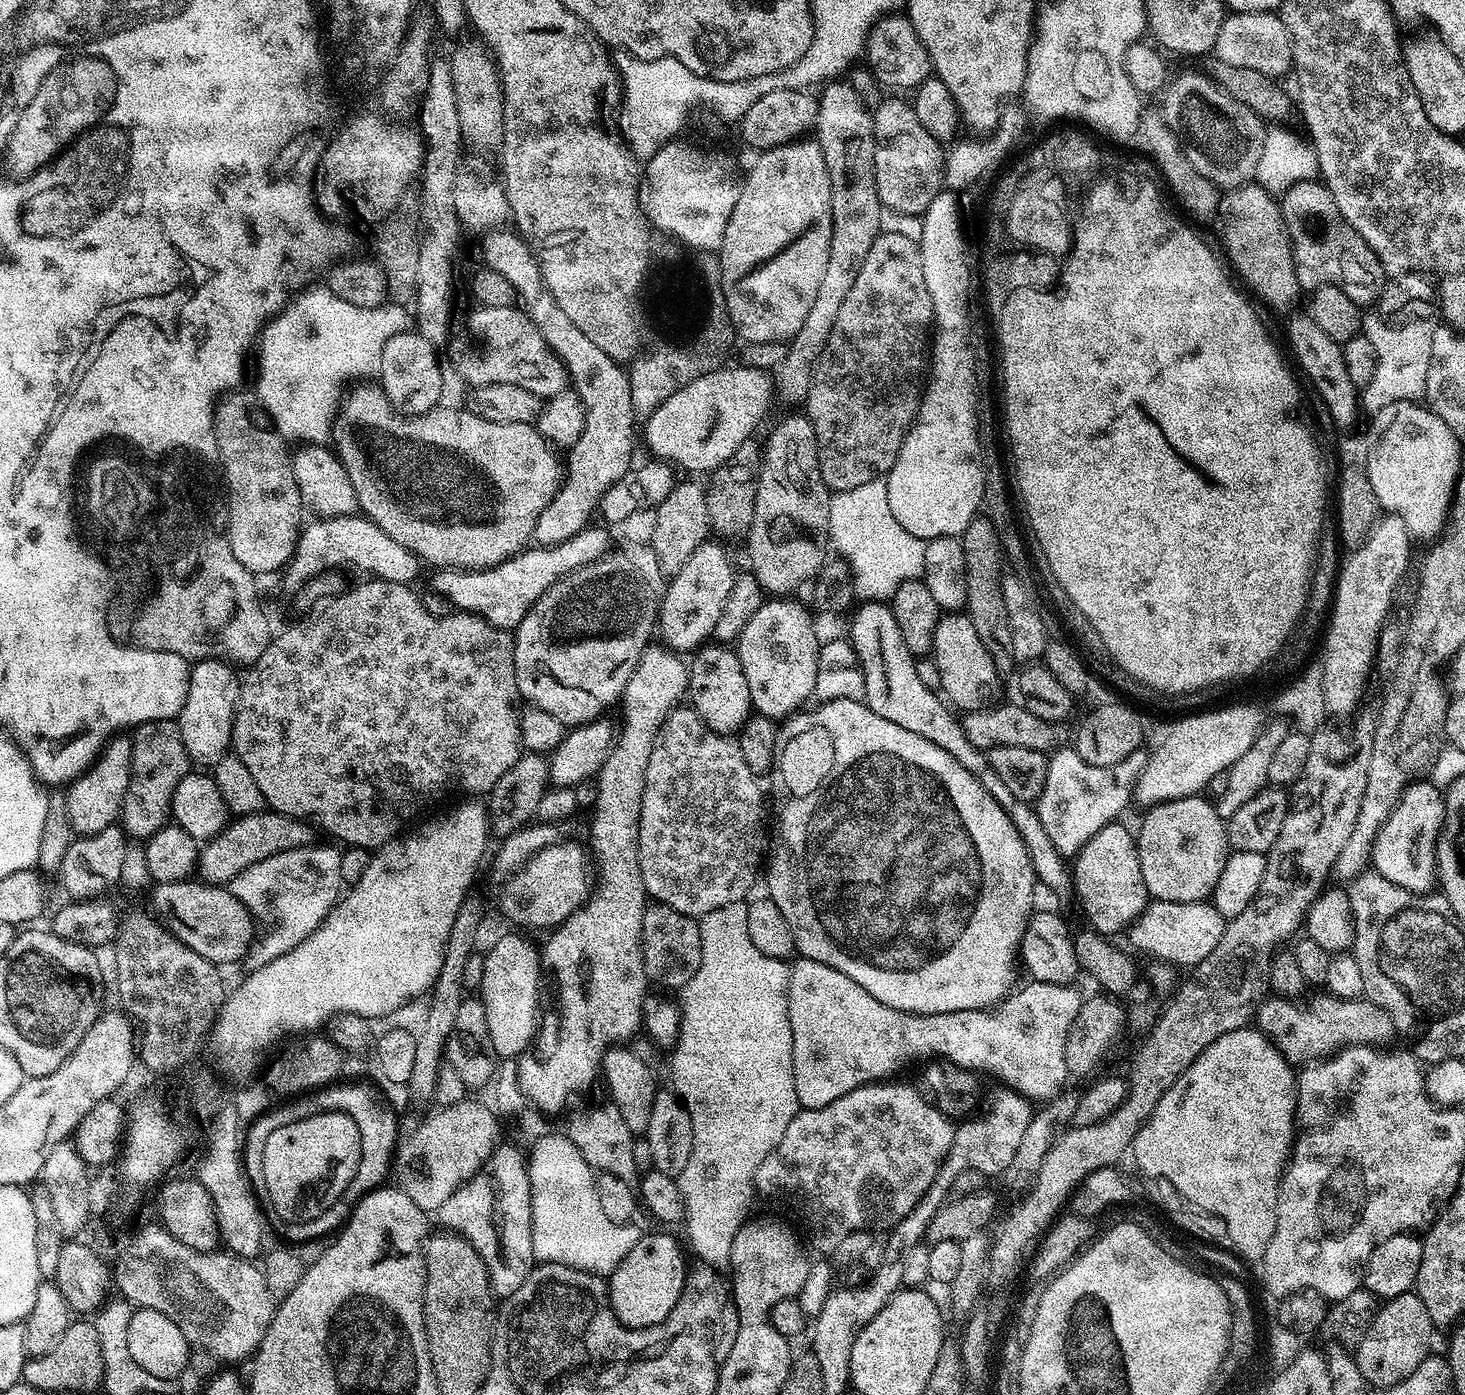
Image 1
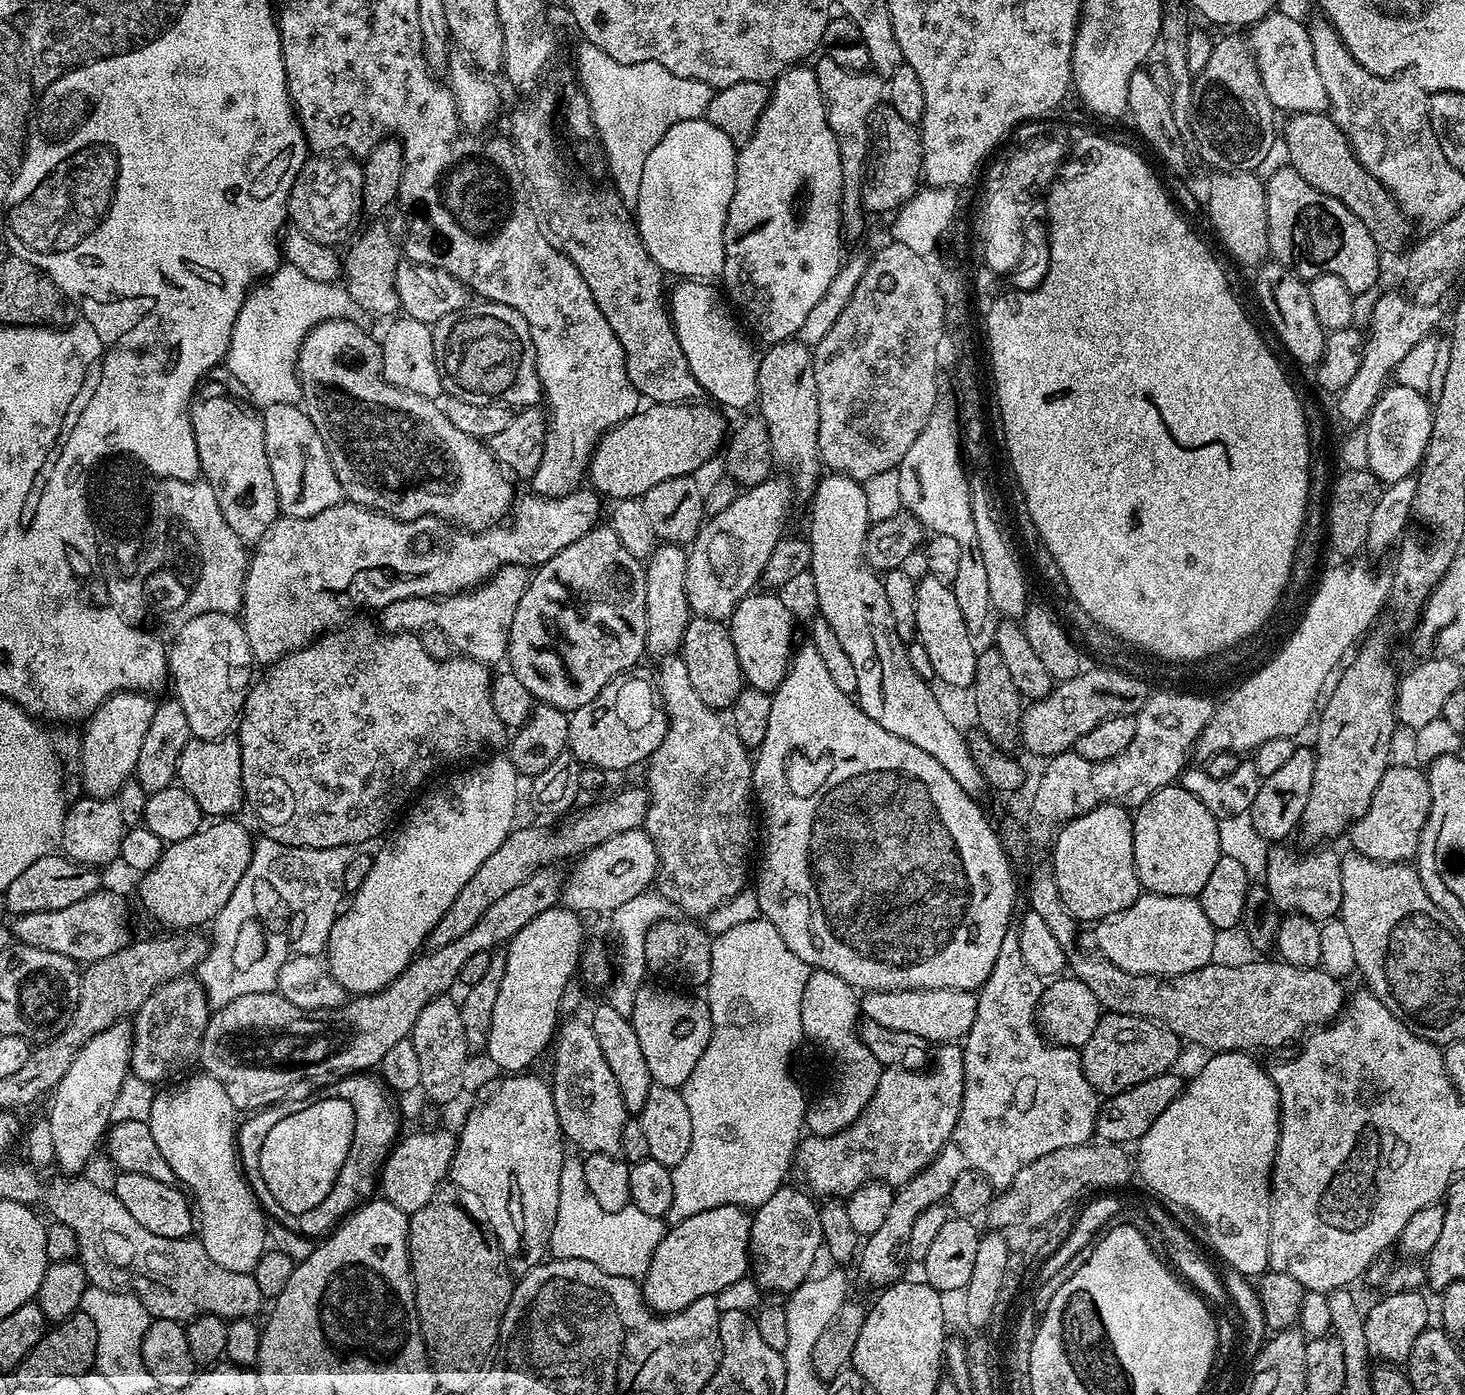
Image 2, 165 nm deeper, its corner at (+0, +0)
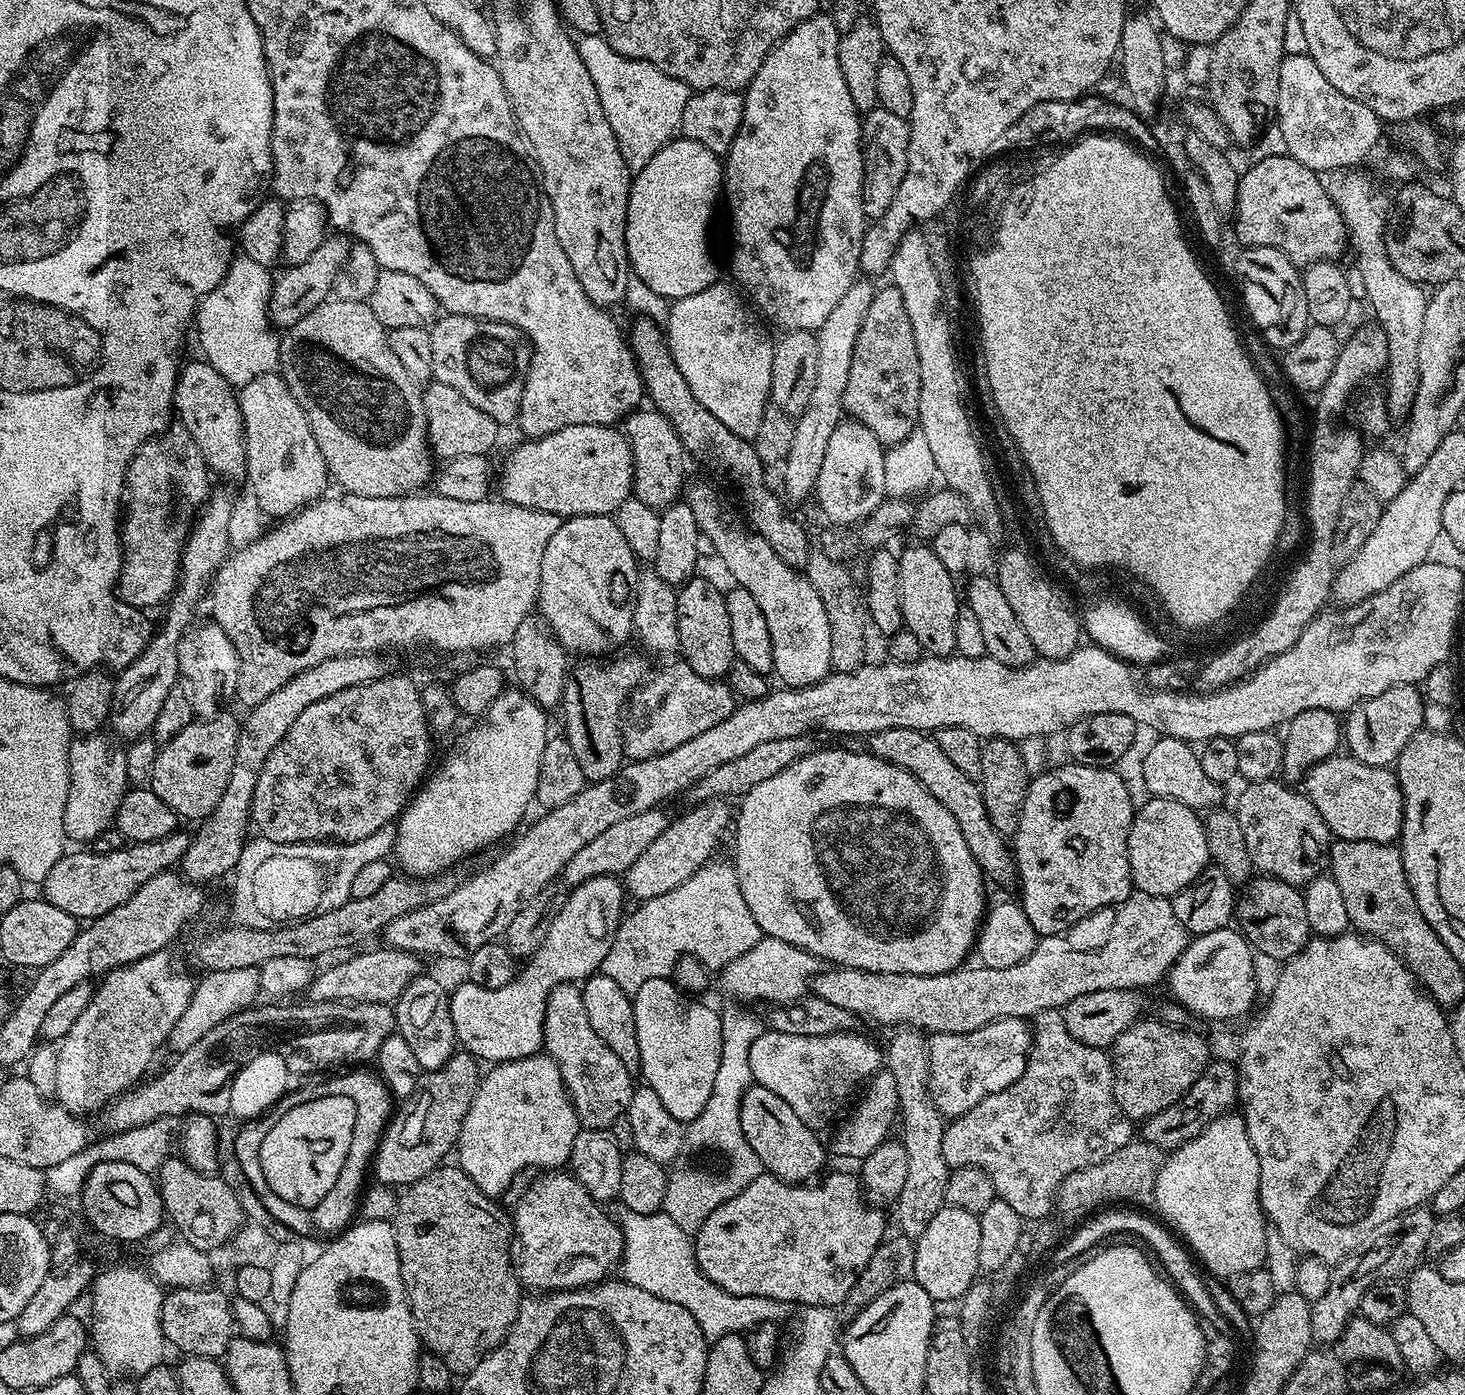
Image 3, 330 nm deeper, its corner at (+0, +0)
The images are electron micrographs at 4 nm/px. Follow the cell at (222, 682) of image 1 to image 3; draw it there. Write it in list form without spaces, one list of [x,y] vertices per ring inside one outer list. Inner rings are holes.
[[[215,621],[207,623],[189,627],[179,640],[178,648],[180,691],[186,694],[191,708],[200,718],[215,716],[221,711],[226,691],[234,690],[240,677],[240,659],[230,638],[226,637],[226,632]]]

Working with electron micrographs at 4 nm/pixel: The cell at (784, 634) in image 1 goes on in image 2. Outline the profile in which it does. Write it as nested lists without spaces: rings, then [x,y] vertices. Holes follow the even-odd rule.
[[[768,590],[760,591],[740,599],[727,625],[745,685],[771,694],[778,690],[778,686],[782,686],[788,667],[792,665],[792,635],[796,632],[796,624],[792,621],[791,610],[776,597],[779,595]]]

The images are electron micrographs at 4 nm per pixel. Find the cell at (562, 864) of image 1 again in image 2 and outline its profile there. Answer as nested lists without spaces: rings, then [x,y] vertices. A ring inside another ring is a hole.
[[[644,828],[626,830],[626,834],[614,834],[614,838],[609,838],[602,842],[602,846],[594,846],[585,852],[583,856],[575,861],[576,869],[572,876],[567,877],[562,893],[563,903],[571,912],[585,914],[584,912],[605,912],[611,914],[617,908],[626,906],[630,898],[638,898],[642,893],[649,891],[657,883],[657,872],[660,869],[658,850],[655,848],[651,836]]]

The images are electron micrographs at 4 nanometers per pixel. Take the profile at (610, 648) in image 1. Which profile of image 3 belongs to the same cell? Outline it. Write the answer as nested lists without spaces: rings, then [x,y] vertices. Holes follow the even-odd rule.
[[[569,516],[560,523],[558,530],[554,530],[554,538],[550,538],[544,547],[538,593],[539,619],[565,652],[581,652],[584,658],[607,657],[623,649],[620,647],[628,639],[633,639],[632,601],[637,579],[637,558],[630,546],[626,546],[626,538],[622,538],[622,530],[618,530],[612,516]]]

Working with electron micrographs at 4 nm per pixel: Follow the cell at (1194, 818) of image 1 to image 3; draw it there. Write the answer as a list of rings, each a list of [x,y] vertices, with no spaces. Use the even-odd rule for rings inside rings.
[[[1161,796],[1145,799],[1145,804],[1135,809],[1128,835],[1128,861],[1132,886],[1137,892],[1145,892],[1151,896],[1174,897],[1190,882],[1194,882],[1209,867],[1206,830],[1201,813],[1190,806],[1182,806],[1182,802],[1167,800]]]

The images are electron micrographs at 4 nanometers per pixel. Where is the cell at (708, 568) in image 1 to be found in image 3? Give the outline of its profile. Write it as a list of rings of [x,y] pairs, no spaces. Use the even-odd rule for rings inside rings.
[[[857,278],[850,290],[834,306],[826,322],[816,329],[818,342],[818,374],[814,378],[814,390],[806,401],[806,410],[795,417],[794,442],[786,454],[782,471],[784,471],[783,495],[789,501],[804,500],[813,495],[818,482],[818,470],[822,470],[822,458],[826,458],[826,445],[830,443],[830,434],[845,415],[844,395],[846,394],[846,378],[850,378],[850,362],[854,360],[854,342],[858,342],[858,330],[862,326],[862,318],[866,318],[866,310],[870,310],[870,302],[874,298],[876,288],[871,279]]]

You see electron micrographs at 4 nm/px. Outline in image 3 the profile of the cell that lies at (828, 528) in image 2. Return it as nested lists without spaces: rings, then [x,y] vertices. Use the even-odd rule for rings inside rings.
[[[845,419],[836,427],[834,434],[830,434],[826,458],[822,458],[822,470],[818,470],[814,500],[820,503],[825,518],[833,520],[833,525],[857,525],[885,501],[885,451],[885,445],[859,420]]]

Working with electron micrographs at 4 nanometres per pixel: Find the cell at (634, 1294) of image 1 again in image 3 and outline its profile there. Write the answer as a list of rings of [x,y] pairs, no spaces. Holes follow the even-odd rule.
[[[830,1172],[819,1182],[809,1184],[787,1184],[777,1176],[761,1174],[746,1186],[746,1190],[715,1205],[705,1215],[709,1216],[701,1222],[700,1229],[694,1232],[696,1262],[702,1274],[706,1274],[710,1282],[722,1286],[728,1296],[774,1298],[792,1306],[835,1309],[843,1305],[850,1294],[850,1286],[854,1286],[858,1274],[866,1262],[870,1262],[870,1254],[874,1254],[886,1238],[886,1231],[884,1216],[880,1213],[883,1211],[866,1199],[859,1175]]]

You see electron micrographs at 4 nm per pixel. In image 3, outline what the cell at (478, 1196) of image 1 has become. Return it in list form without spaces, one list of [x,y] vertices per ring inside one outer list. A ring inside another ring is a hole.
[[[537,1054],[507,1060],[504,1064],[492,1064],[489,1069],[474,1094],[474,1102],[470,1102],[470,1110],[466,1110],[466,1118],[462,1122],[454,1152],[455,1155],[460,1155],[458,1167],[471,1178],[474,1186],[478,1186],[488,1196],[500,1198],[515,1182],[516,1175],[527,1168],[563,1169],[568,1164],[574,1138],[580,1133],[582,1125],[562,1082],[562,1074],[551,1056]]]

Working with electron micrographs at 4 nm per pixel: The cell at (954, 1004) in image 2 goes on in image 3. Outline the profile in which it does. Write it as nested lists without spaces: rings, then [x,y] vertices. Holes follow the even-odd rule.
[[[1133,891],[1120,904],[1091,912],[1066,932],[1060,932],[1057,936],[1039,937],[1033,953],[1016,966],[1006,969],[961,966],[952,972],[929,976],[886,974],[832,966],[819,972],[815,980],[811,981],[810,988],[818,998],[842,1006],[861,1021],[873,1020],[876,1024],[907,1026],[919,1029],[924,1034],[966,1034],[1002,1018],[1034,1018],[1042,1008],[1063,1009],[1074,998],[1082,994],[1094,994],[1094,990],[1145,990],[1144,988],[1159,980],[1161,983],[1167,977],[1178,958],[1187,950],[1189,939],[1190,933],[1182,926],[1182,922],[1178,922],[1178,914],[1174,914],[1174,906],[1169,897]]]

